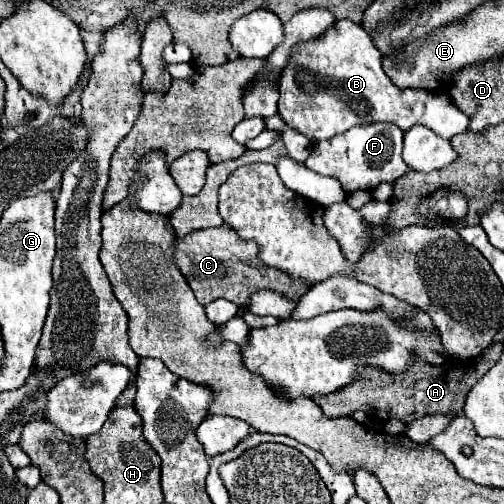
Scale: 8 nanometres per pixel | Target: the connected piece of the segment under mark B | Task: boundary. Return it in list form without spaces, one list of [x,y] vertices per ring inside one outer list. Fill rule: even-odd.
[[[336,21],[320,39],[300,43],[278,81],[278,113],[286,125],[310,141],[330,139],[360,123],[386,121],[402,131],[422,123],[440,137],[454,137],[468,129],[468,119],[452,105],[444,91],[412,91],[396,87],[382,71],[382,55],[362,25]]]

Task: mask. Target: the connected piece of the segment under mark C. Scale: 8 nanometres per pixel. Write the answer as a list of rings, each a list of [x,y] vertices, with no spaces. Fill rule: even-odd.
[[[222,225],[216,229],[204,229],[204,231],[194,231],[186,237],[176,239],[176,253],[174,261],[182,275],[188,279],[196,299],[202,305],[212,303],[214,299],[222,297],[232,301],[236,307],[250,309],[250,297],[256,291],[270,289],[278,291],[282,295],[288,295],[288,299],[300,299],[310,285],[302,283],[302,279],[292,279],[286,271],[268,267],[258,259],[258,245],[254,241],[244,241],[236,235],[236,231],[230,225]]]

